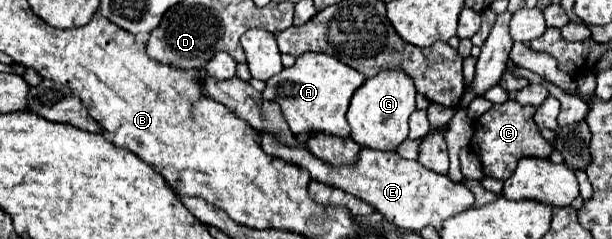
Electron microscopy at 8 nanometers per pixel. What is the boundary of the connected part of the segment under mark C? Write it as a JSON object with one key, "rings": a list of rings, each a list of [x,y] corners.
{"rings":[[[507,101],[503,105],[493,105],[487,113],[483,113],[473,123],[475,133],[471,137],[469,147],[481,159],[485,175],[503,181],[505,171],[507,171],[507,177],[509,177],[515,171],[519,159],[523,159],[523,157],[539,157],[539,159],[547,157],[549,159],[549,155],[553,153],[553,147],[537,131],[537,125],[533,121],[533,113],[535,113],[535,107],[531,107],[531,105]]]}

